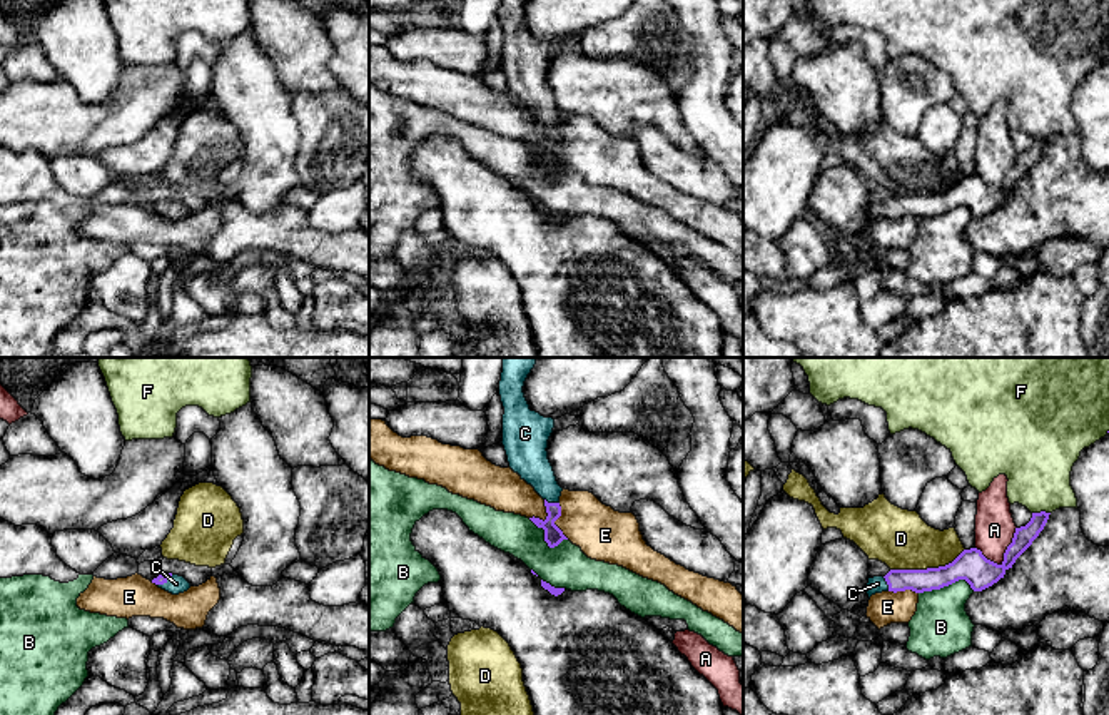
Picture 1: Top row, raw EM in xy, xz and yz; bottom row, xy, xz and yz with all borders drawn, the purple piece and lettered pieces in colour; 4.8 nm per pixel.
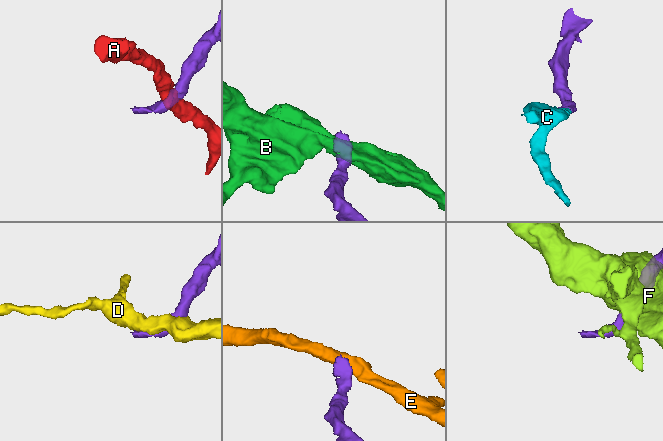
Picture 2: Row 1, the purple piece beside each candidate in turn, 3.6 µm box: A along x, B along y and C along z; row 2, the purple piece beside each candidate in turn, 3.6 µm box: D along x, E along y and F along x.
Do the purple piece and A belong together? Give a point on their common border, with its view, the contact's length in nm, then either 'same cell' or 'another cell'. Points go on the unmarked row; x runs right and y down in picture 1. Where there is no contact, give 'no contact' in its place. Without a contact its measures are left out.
meets purple in yz at (1004, 182); contact 220 nm long; another cell

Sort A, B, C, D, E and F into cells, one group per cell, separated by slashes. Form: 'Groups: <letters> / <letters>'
Groups: A / B / C / D / E / F

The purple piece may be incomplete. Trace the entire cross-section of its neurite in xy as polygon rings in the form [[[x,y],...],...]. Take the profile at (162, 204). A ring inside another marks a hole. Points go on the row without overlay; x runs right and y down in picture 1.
[[[162,199],[157,204],[154,204],[152,209],[172,221],[184,219],[190,214],[190,209],[184,202],[172,199]]]

